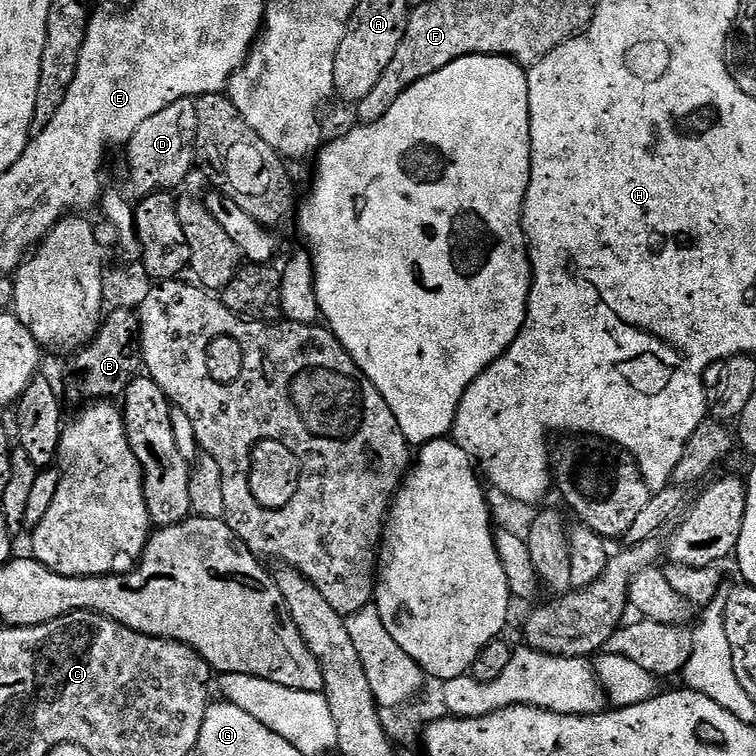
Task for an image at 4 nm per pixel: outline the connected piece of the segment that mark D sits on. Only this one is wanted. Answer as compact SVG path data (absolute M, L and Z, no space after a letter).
M191 99L179 100L166 110L158 110L154 118L146 118L138 130L129 138L128 184L137 192L137 197L149 196L161 190L176 190L176 187L191 174L196 164L196 131L198 110Z

